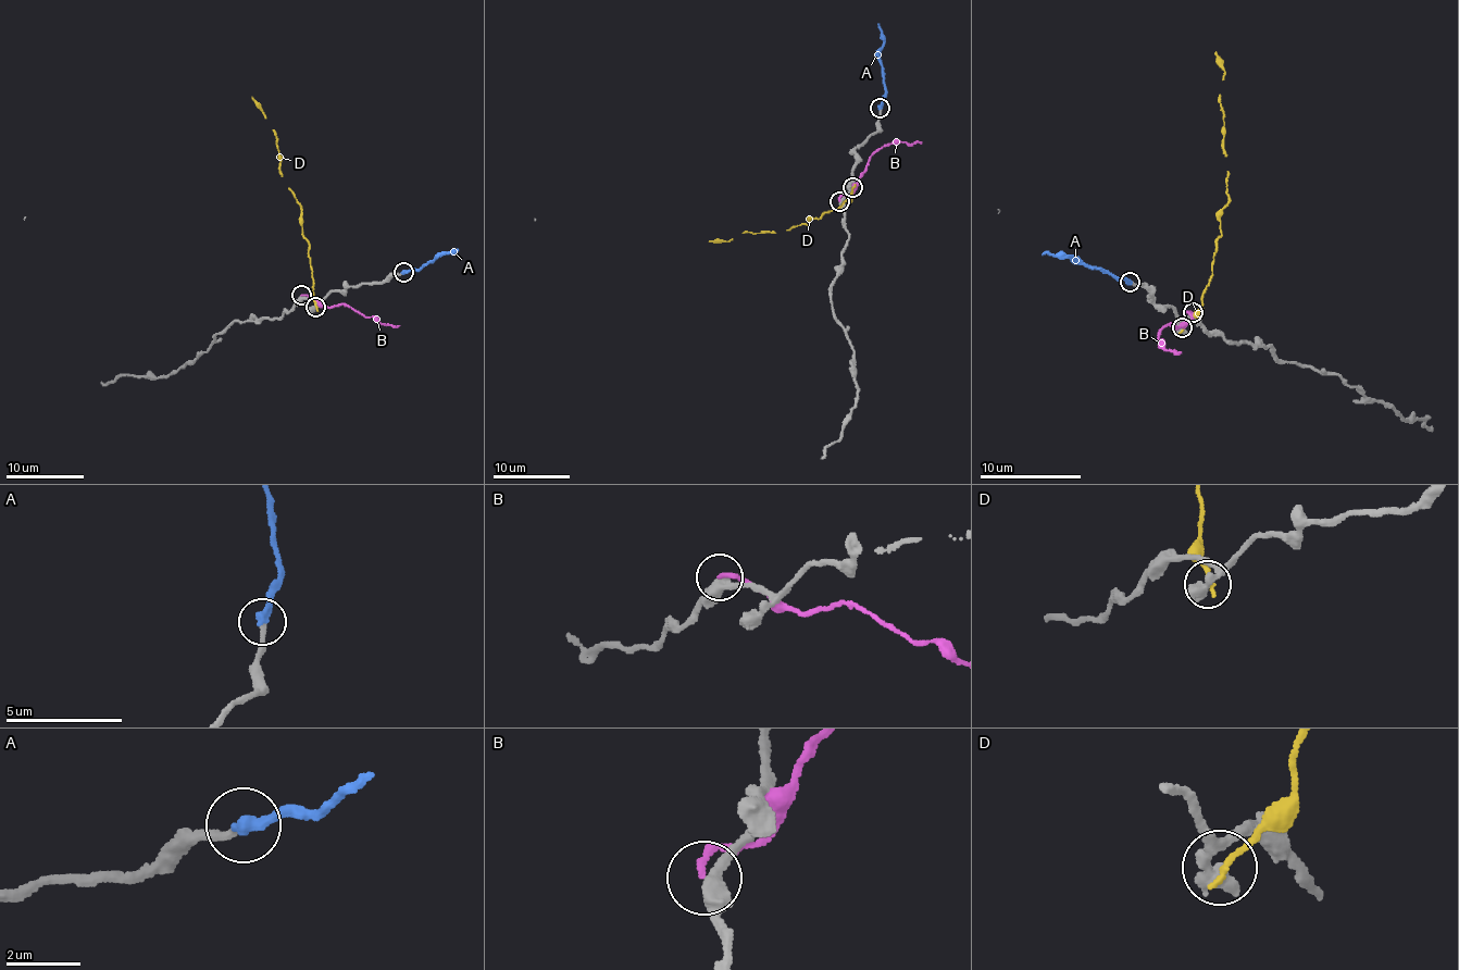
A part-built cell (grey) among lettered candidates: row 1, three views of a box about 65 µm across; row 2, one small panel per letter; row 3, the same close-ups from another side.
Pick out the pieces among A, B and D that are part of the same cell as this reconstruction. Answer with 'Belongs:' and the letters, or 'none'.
Belongs: A

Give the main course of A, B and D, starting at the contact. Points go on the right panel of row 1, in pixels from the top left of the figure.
A: (1131, 283), (1071, 262), (1068, 257), (1043, 255)
B: (1193, 313), (1188, 313), (1189, 321), (1176, 328), (1173, 323), (1163, 325), (1158, 340), (1166, 348), (1179, 351)
D: (1183, 328), (1201, 306), (1210, 283), (1219, 211), (1227, 194), (1219, 97), (1223, 69), (1216, 51)

